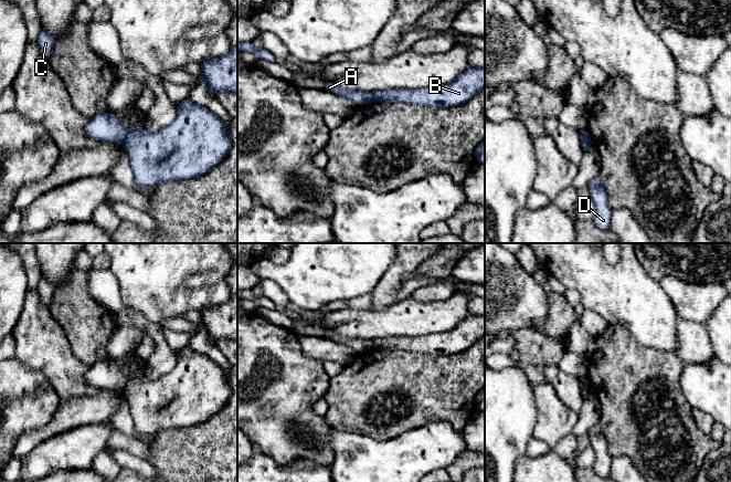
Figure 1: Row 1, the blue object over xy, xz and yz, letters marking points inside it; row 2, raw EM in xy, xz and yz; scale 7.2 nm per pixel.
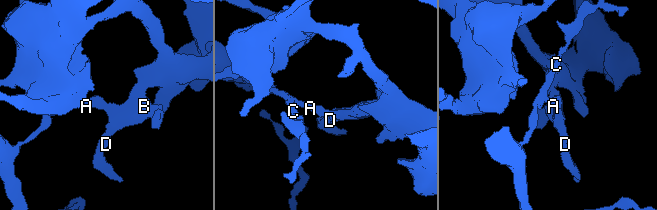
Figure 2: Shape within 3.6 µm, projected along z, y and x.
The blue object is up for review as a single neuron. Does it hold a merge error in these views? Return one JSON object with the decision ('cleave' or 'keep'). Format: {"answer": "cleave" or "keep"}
{"answer": "cleave"}

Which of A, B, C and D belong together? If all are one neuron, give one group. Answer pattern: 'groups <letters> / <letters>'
groups A C / B D

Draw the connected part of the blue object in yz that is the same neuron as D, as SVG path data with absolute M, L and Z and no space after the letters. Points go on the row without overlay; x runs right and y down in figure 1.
M596 423L587 431L587 434L590 447L594 452L594 464L592 469L595 470L598 476L607 478L610 475L612 457L608 453L604 430L600 423Z

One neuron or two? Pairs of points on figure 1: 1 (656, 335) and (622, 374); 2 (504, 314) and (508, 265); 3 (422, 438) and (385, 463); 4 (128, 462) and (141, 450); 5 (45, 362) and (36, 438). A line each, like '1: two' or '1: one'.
1: two
2: one
3: one
4: two
5: two

